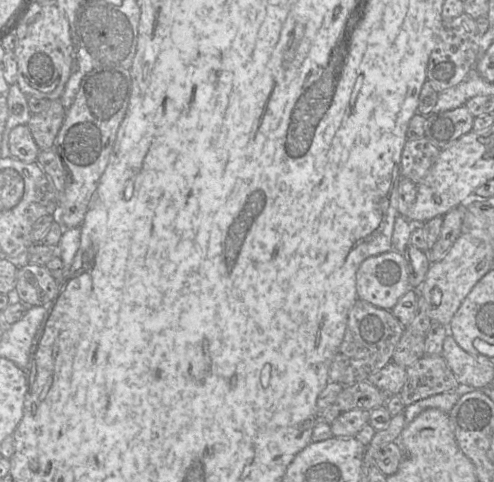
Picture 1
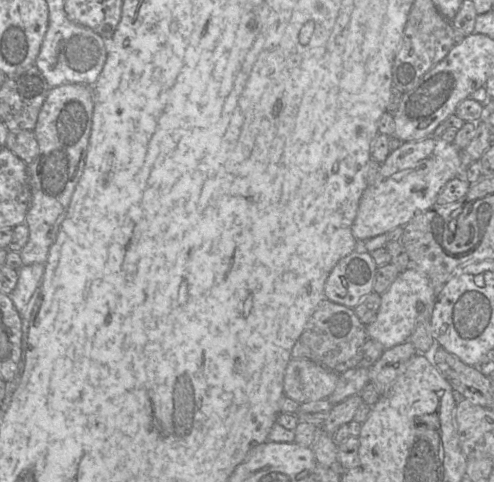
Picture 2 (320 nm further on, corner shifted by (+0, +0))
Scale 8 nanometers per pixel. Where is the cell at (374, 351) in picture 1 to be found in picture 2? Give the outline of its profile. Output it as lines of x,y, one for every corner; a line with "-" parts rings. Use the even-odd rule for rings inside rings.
324,299
307,321
292,348
291,357
310,359
341,374
350,369
351,360
367,340
366,325
360,321
353,308

